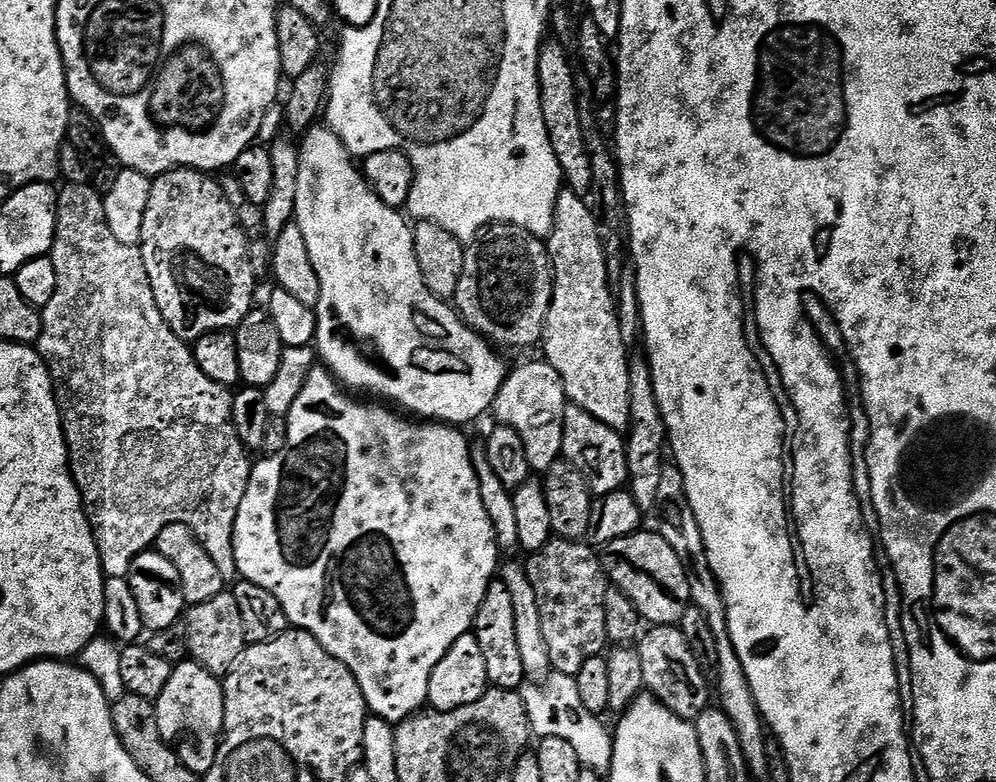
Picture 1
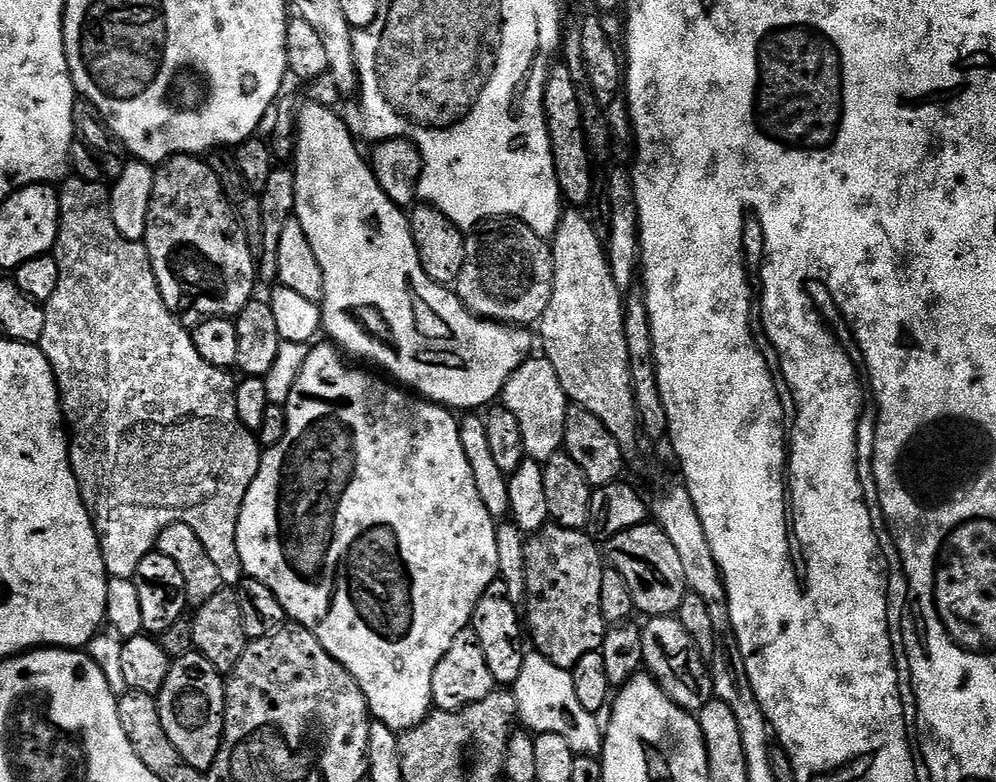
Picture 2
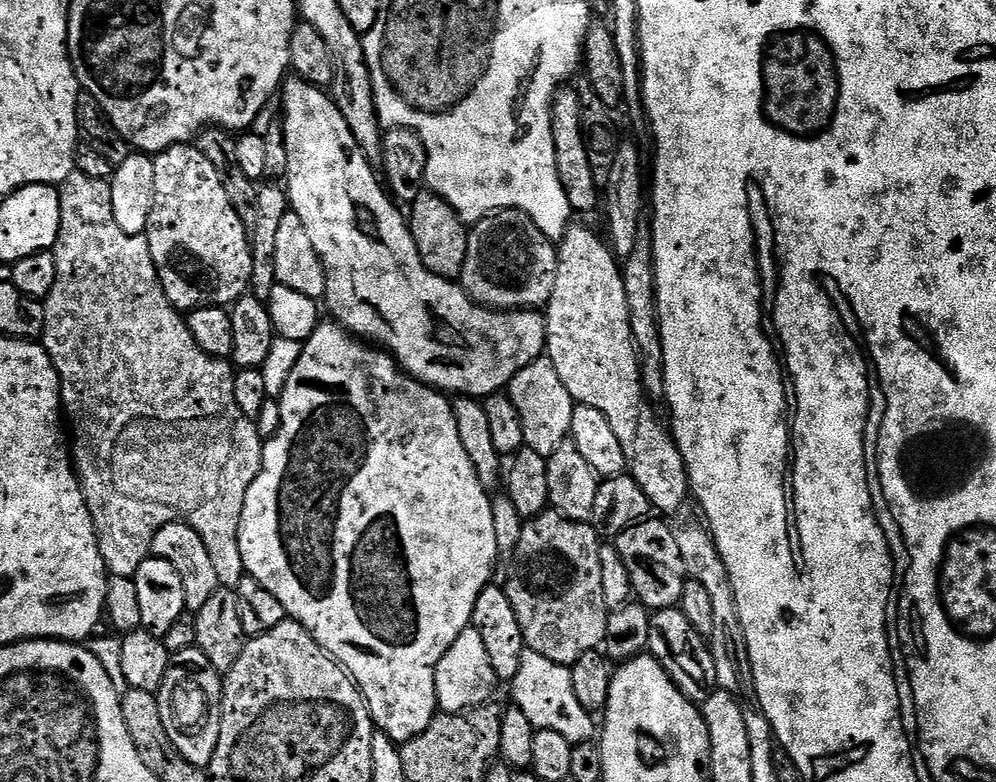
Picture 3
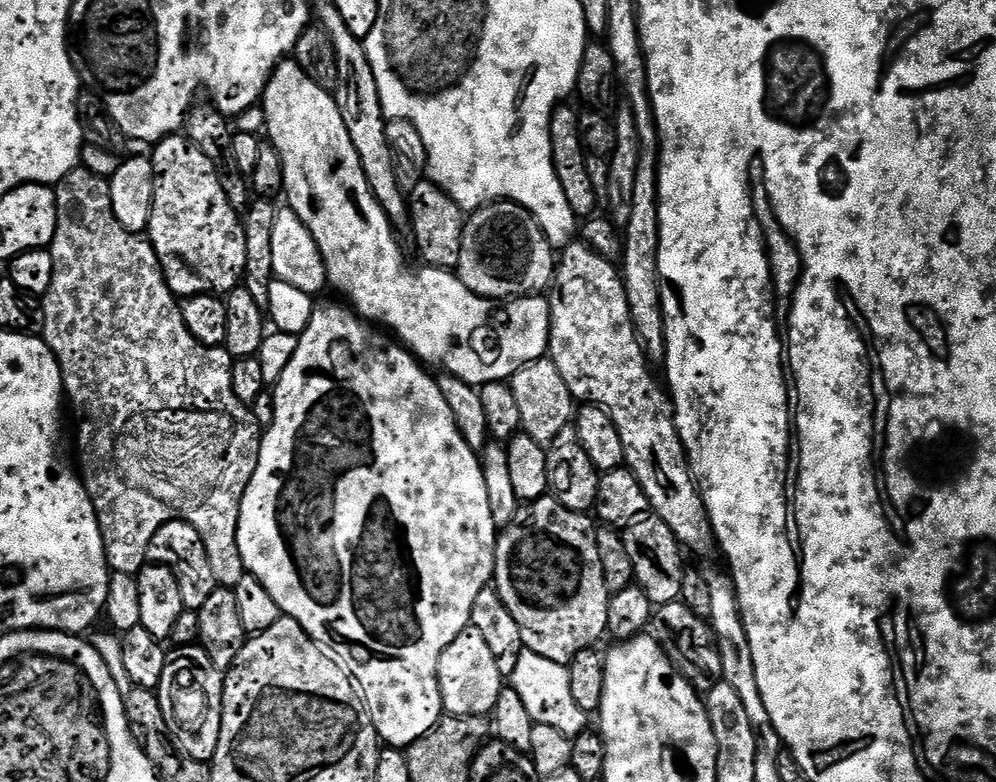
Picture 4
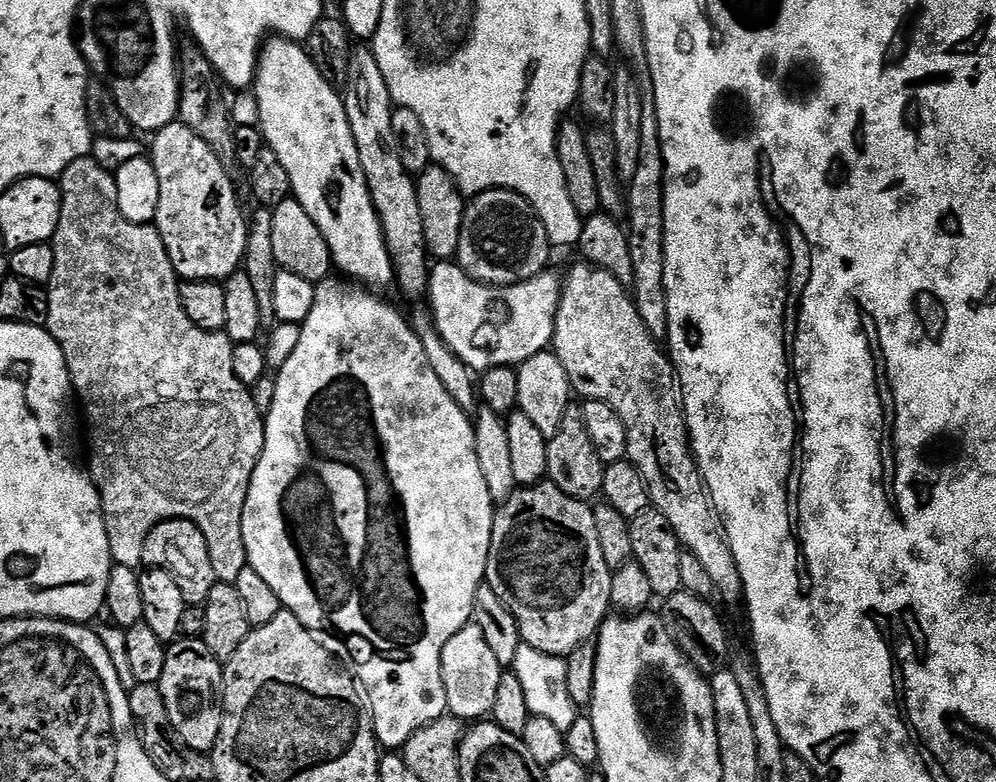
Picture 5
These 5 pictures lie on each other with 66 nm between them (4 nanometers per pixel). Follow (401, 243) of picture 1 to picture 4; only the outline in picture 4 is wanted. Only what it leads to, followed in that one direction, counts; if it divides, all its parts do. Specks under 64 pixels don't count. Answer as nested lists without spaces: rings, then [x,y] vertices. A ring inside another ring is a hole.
[[[285,58],[273,69],[264,88],[262,107],[267,139],[275,146],[282,162],[282,192],[288,195],[287,207],[292,208],[294,214],[302,218],[310,234],[314,234],[314,242],[318,242],[318,250],[326,262],[329,285],[345,296],[343,299],[358,316],[377,325],[385,324],[380,326],[394,334],[395,339],[421,364],[433,369],[444,368],[440,370],[449,376],[457,376],[467,384],[479,386],[499,380],[508,382],[514,373],[522,370],[522,366],[545,359],[552,325],[552,306],[547,299],[543,300],[543,295],[517,296],[503,302],[486,300],[467,288],[455,271],[424,266],[421,272],[415,272],[404,261],[404,252],[396,237],[397,229],[388,221],[378,198],[374,198],[366,182],[358,150],[354,150],[354,142],[350,142],[350,130],[346,130],[346,122],[342,122],[335,95],[329,89],[318,86],[318,82],[314,82],[314,78],[310,78],[310,74],[306,74],[295,59]]]

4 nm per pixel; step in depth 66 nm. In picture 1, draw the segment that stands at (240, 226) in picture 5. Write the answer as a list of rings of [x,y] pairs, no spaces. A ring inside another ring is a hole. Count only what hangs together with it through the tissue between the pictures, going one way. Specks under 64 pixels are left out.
[[[171,168],[169,172],[163,172],[152,180],[150,190],[150,202],[146,202],[146,218],[142,218],[142,238],[139,242],[139,250],[142,254],[142,262],[146,262],[146,274],[150,278],[150,286],[154,290],[154,302],[158,302],[158,310],[162,310],[162,318],[178,334],[178,338],[185,342],[194,342],[211,332],[223,332],[234,330],[250,314],[254,307],[252,299],[256,296],[256,284],[258,277],[252,273],[252,267],[248,261],[248,243],[244,232],[236,221],[236,212],[230,206],[230,202],[224,197],[224,191],[220,188],[219,179],[213,178],[207,172],[200,172],[197,168]]]

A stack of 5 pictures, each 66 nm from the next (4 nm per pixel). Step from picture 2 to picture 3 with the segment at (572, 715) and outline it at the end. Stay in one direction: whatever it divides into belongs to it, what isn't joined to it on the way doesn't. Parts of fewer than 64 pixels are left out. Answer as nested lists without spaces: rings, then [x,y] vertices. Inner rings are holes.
[[[526,650],[522,654],[522,666],[518,666],[518,674],[510,681],[515,707],[530,718],[533,728],[554,730],[554,734],[562,734],[571,744],[587,744],[597,735],[598,724],[593,713],[582,710],[578,698],[574,695],[571,667],[550,662],[550,658],[542,658],[542,654]]]

